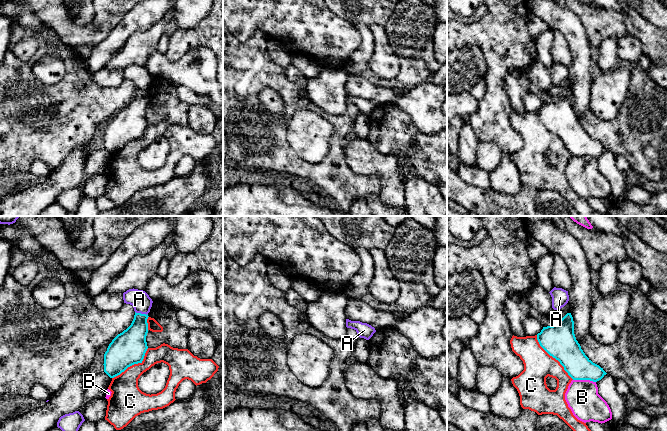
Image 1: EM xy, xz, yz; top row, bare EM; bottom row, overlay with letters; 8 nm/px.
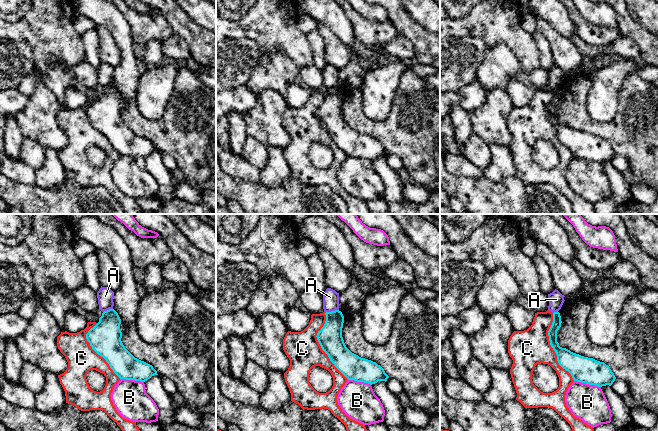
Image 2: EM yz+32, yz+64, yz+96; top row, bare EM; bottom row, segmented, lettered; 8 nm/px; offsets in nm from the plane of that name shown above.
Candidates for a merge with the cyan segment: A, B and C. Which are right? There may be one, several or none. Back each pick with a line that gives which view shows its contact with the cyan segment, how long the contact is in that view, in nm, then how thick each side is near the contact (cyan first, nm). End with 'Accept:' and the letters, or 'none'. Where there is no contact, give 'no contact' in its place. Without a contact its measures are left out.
Accept: none

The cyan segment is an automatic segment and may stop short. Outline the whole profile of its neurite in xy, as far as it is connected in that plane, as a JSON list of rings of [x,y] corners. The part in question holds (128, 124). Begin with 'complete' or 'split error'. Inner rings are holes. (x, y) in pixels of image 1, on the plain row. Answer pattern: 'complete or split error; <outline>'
complete; [[[136,89],[131,101],[118,110],[104,130],[104,148],[114,154],[128,143],[142,139],[148,125],[148,90]]]

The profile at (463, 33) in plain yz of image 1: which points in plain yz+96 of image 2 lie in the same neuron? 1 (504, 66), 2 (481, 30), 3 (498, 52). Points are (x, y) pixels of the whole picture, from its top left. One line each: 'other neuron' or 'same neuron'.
1: other neuron
2: same neuron
3: other neuron

